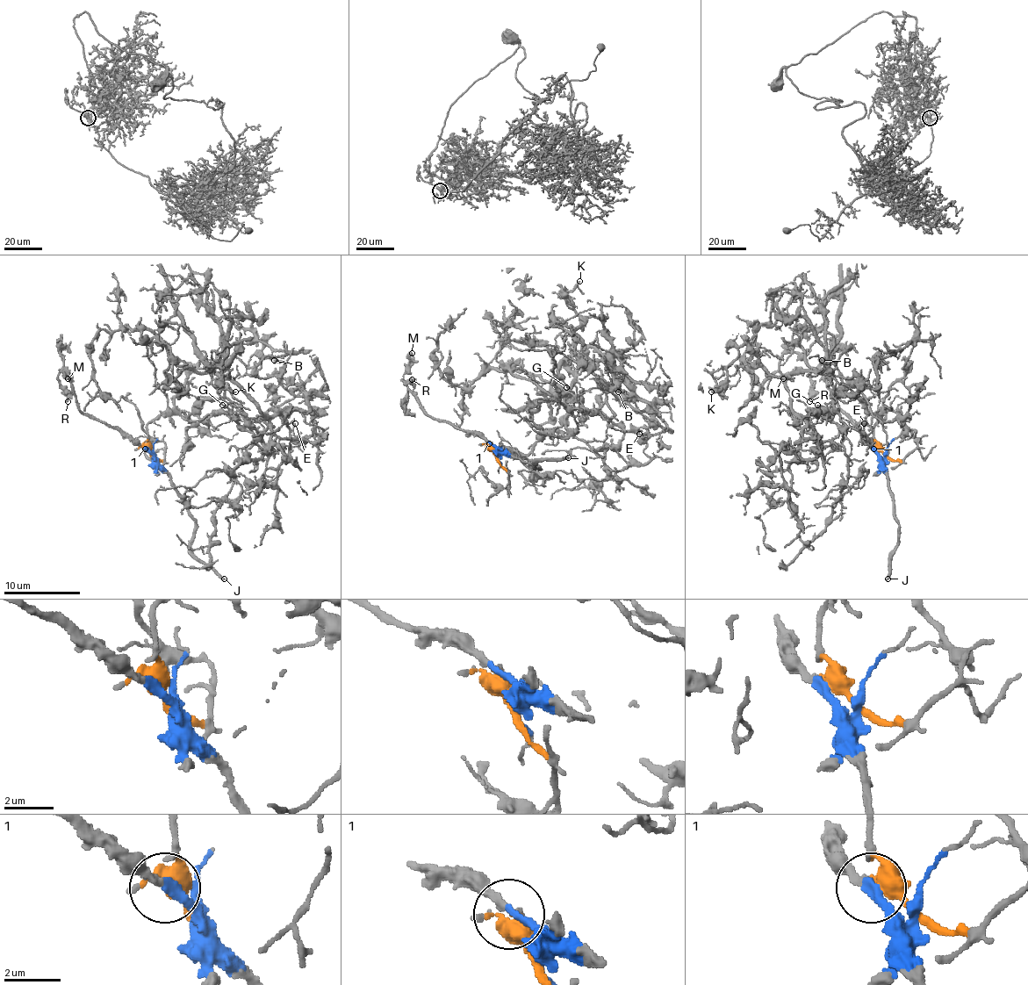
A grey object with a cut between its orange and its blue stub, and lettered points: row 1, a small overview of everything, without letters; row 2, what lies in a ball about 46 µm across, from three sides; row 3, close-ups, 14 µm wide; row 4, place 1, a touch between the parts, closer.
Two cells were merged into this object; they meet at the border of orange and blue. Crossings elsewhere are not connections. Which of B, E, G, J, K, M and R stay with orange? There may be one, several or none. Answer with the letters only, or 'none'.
B, E, G, K

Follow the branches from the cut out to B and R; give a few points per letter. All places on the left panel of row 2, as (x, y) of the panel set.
B: (152, 455), (147, 427), (219, 399), (220, 360), (215, 371), (262, 413), (308, 409), (274, 360)
R: (152, 455), (116, 428), (87, 417), (80, 409), (70, 377), (62, 370), (59, 377), (61, 388), (68, 401)

